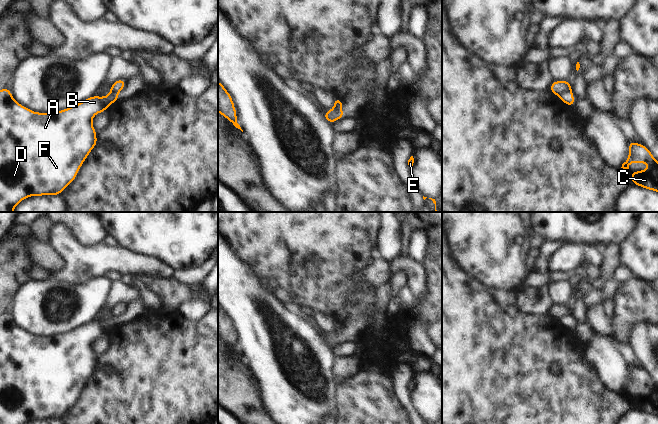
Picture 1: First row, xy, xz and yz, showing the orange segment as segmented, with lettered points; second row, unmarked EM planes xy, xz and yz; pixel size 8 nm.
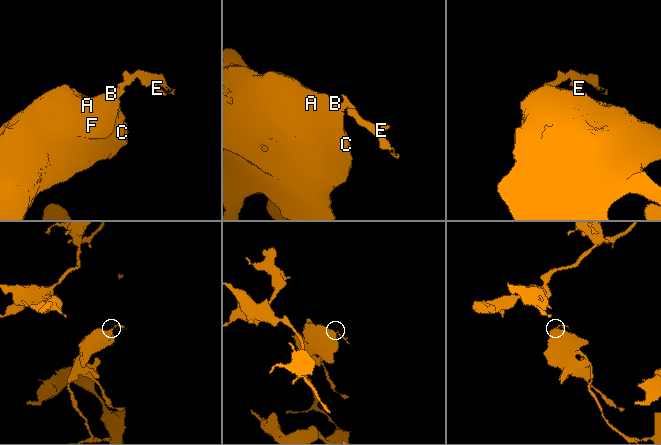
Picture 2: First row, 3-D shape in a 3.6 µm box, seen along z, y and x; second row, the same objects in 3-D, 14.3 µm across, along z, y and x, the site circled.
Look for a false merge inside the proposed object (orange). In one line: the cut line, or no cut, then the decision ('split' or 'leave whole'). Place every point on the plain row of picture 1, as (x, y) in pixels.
cut in yz along (570, 314), (559, 320); split

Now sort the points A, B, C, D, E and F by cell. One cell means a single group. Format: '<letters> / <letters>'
A B C D F / E

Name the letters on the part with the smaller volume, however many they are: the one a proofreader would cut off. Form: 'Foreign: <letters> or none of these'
Foreign: E

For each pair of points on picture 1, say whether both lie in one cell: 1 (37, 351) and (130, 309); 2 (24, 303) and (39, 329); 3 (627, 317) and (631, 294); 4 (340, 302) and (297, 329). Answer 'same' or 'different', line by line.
1: same
2: same
3: same
4: different

